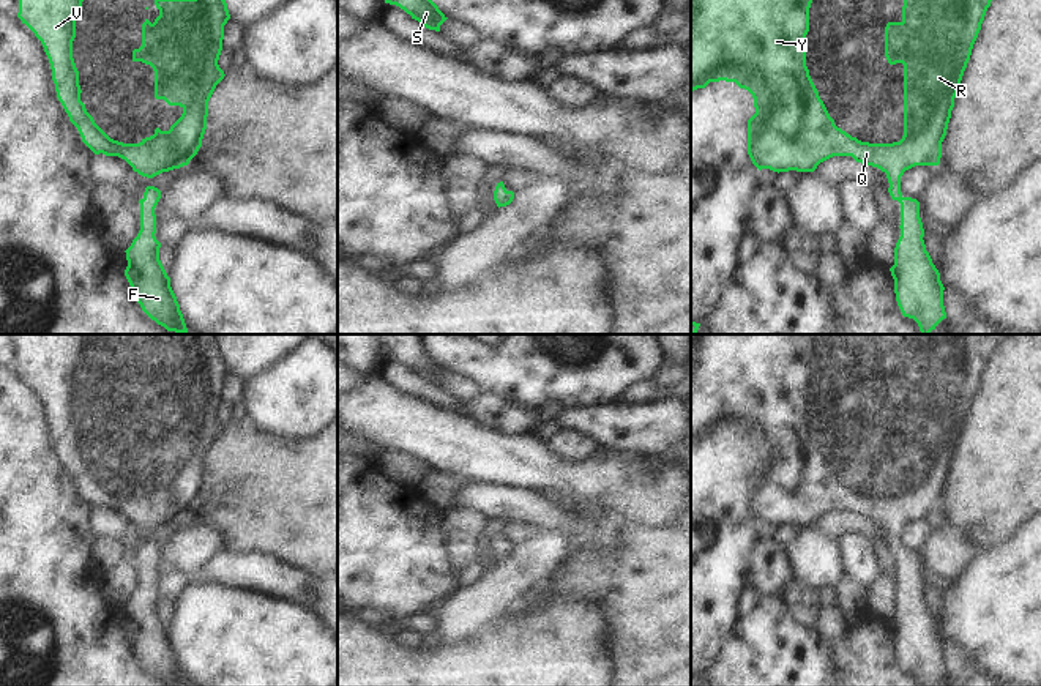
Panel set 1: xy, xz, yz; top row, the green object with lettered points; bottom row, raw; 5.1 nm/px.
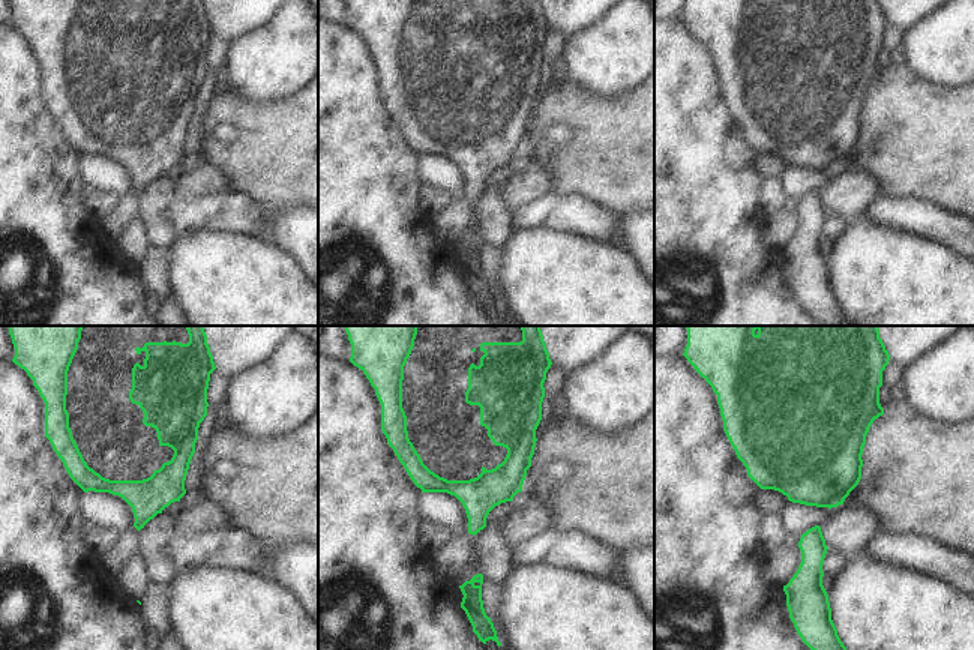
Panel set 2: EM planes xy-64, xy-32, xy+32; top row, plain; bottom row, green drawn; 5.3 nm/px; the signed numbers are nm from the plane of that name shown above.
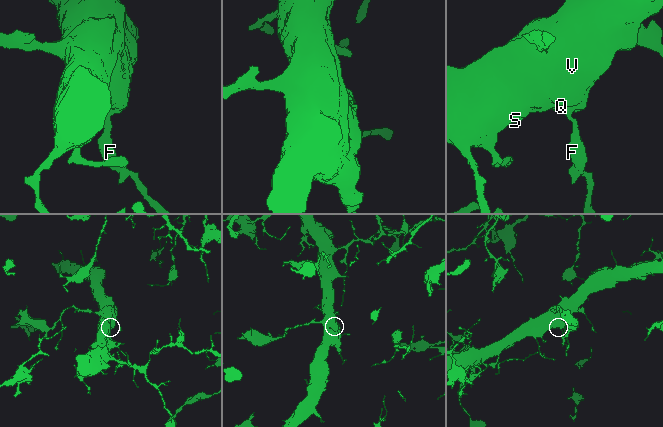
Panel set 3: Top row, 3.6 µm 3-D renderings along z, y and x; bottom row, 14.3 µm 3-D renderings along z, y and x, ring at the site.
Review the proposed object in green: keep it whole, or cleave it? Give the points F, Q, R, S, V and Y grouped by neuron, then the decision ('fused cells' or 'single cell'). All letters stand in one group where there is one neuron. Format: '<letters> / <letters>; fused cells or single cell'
F Q R S V Y; single cell

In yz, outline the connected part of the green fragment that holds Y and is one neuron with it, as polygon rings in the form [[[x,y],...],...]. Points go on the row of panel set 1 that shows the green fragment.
[[[691,0],[691,91],[710,82],[735,82],[754,98],[756,114],[748,120],[748,155],[752,164],[773,172],[814,172],[833,156],[852,156],[856,162],[872,166],[886,173],[893,200],[901,203],[901,237],[894,248],[894,279],[897,306],[904,317],[913,319],[921,334],[929,334],[946,319],[943,284],[924,244],[920,202],[904,197],[901,177],[915,166],[938,166],[942,142],[946,136],[954,98],[992,0],[904,0],[902,21],[885,27],[885,57],[890,65],[904,65],[904,136],[893,144],[869,144],[852,137],[834,125],[806,66],[806,35],[812,0]]]

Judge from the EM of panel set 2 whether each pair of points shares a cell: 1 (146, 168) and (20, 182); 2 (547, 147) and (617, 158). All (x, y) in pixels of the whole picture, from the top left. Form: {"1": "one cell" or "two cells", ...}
{"1": "two cells", "2": "one cell"}

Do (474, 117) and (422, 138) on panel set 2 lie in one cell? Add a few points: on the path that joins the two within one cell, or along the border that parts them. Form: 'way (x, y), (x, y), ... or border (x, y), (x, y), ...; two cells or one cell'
way (461, 117), (443, 117), (435, 125); one cell

